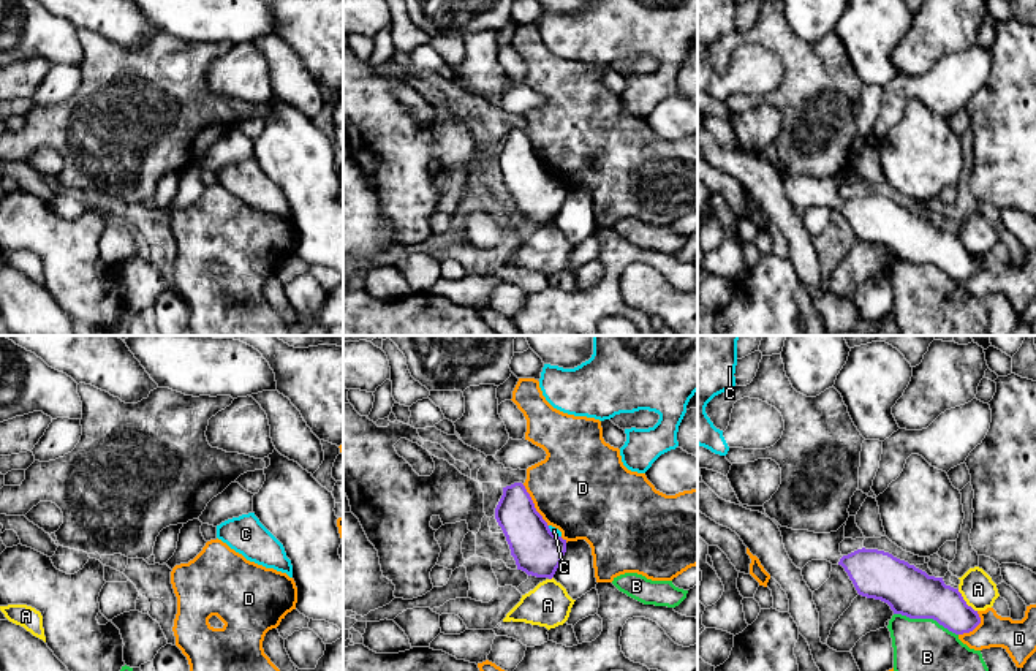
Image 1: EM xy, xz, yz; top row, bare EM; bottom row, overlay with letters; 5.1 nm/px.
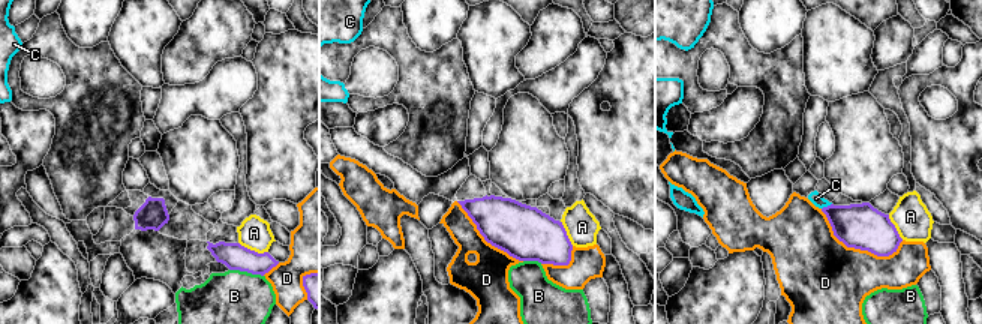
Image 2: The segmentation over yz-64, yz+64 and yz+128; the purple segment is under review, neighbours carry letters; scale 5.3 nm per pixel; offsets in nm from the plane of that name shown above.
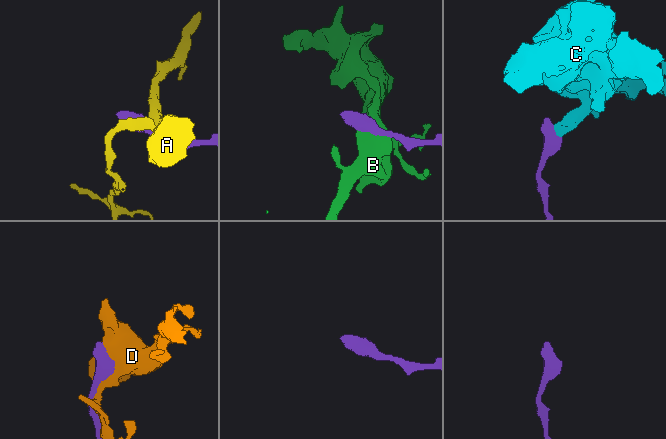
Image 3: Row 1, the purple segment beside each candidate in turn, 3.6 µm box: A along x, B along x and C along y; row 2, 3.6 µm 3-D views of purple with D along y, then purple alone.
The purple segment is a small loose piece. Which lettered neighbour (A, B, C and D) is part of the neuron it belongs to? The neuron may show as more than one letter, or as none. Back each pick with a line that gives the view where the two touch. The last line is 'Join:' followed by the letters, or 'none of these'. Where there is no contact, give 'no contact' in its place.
Join: none of these

